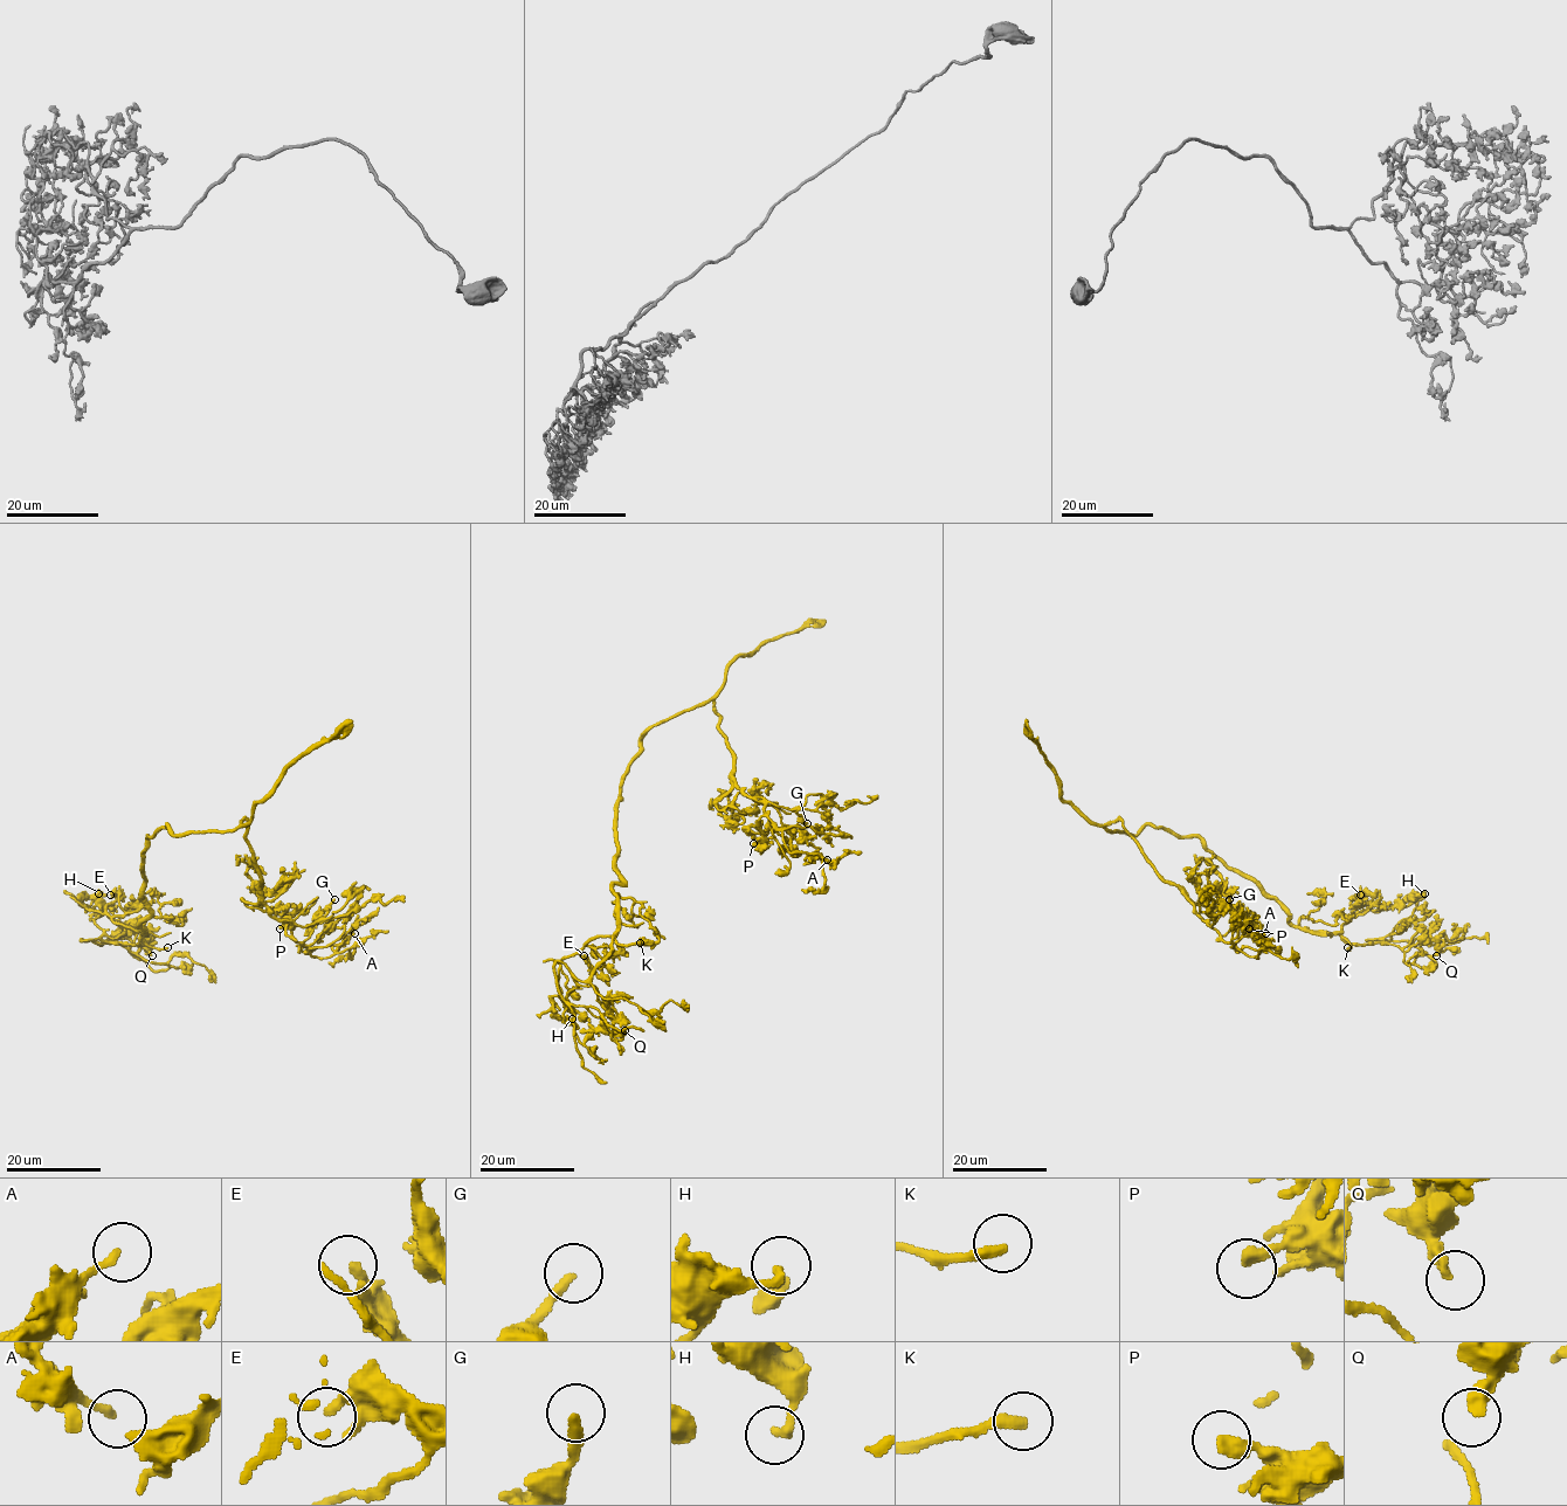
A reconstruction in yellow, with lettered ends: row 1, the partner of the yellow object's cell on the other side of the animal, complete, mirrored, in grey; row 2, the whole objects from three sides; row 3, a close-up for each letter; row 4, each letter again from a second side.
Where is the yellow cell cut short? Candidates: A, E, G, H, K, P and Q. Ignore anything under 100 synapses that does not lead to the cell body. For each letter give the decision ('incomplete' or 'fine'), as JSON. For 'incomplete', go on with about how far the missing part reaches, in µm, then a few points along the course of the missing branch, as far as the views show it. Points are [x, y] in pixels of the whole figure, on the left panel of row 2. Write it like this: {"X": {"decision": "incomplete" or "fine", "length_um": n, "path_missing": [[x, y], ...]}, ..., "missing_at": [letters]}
{"A": {"decision": "fine"}, "E": {"decision": "fine"}, "G": {"decision": "fine"}, "H": {"decision": "fine"}, "K": {"decision": "incomplete", "length_um": 15, "path_missing": [[167, 947], [200, 945], [208, 950], [223, 950], [230, 946]]}, "P": {"decision": "fine"}, "Q": {"decision": "fine"}, "missing_at": ["K"]}

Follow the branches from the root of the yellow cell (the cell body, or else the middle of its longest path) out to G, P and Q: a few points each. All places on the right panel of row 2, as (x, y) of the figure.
G: (1169, 831), (1146, 824), (1131, 835), (1105, 826), (1119, 819), (1151, 867), (1180, 890), (1208, 926), (1229, 899)
P: (1169, 831), (1146, 824), (1131, 835), (1105, 826), (1119, 819), (1151, 867), (1221, 937), (1253, 913), (1249, 928)
Q: (1169, 831), (1196, 835), (1303, 930), (1403, 952), (1424, 939), (1430, 955), (1445, 945), (1436, 955)

